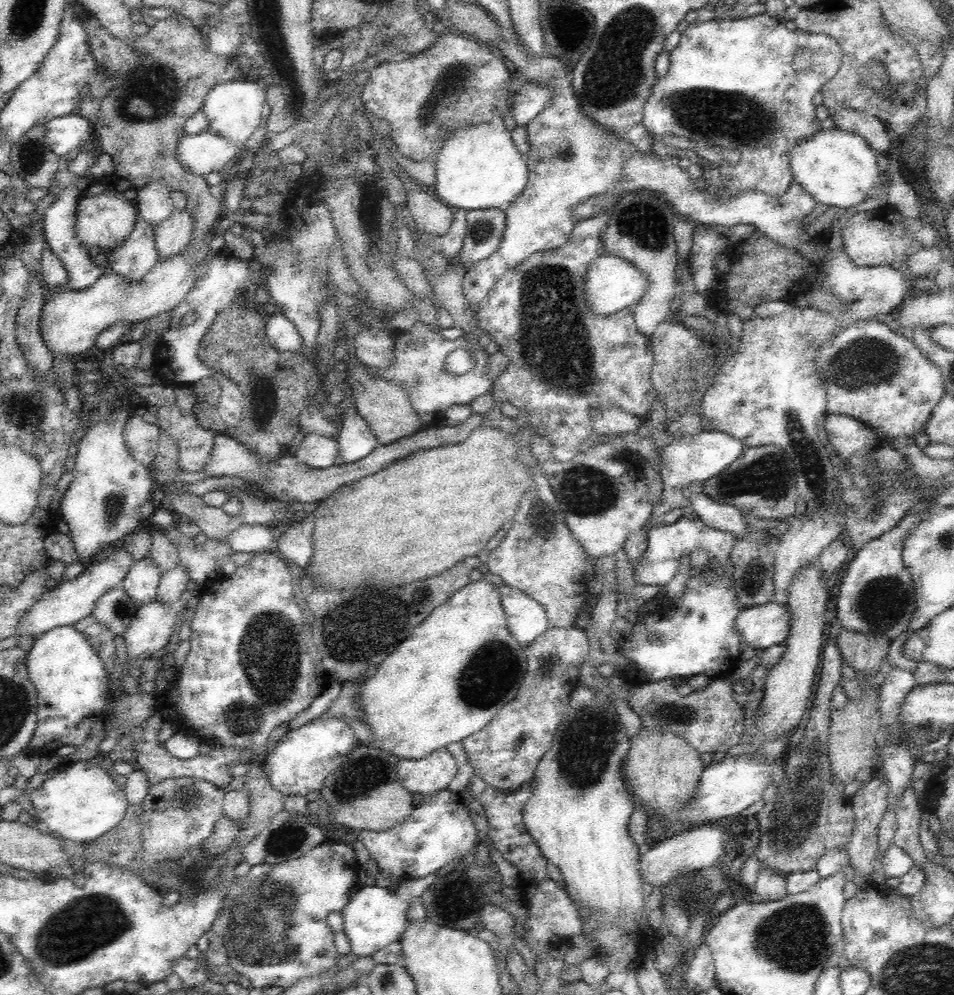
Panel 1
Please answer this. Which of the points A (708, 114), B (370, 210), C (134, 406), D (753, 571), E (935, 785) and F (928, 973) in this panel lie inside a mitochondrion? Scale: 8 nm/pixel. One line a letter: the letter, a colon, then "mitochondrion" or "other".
A: mitochondrion
B: other
C: other
D: mitochondrion
E: other
F: mitochondrion

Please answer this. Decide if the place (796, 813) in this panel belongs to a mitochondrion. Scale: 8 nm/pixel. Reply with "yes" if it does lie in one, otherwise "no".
yes

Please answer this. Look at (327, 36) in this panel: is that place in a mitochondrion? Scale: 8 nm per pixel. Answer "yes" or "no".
no

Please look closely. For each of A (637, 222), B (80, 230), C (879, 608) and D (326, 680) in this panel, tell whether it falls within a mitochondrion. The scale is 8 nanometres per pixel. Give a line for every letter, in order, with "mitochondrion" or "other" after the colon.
A: mitochondrion
B: other
C: mitochondrion
D: other

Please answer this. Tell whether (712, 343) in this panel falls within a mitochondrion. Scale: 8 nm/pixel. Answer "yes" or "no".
no

